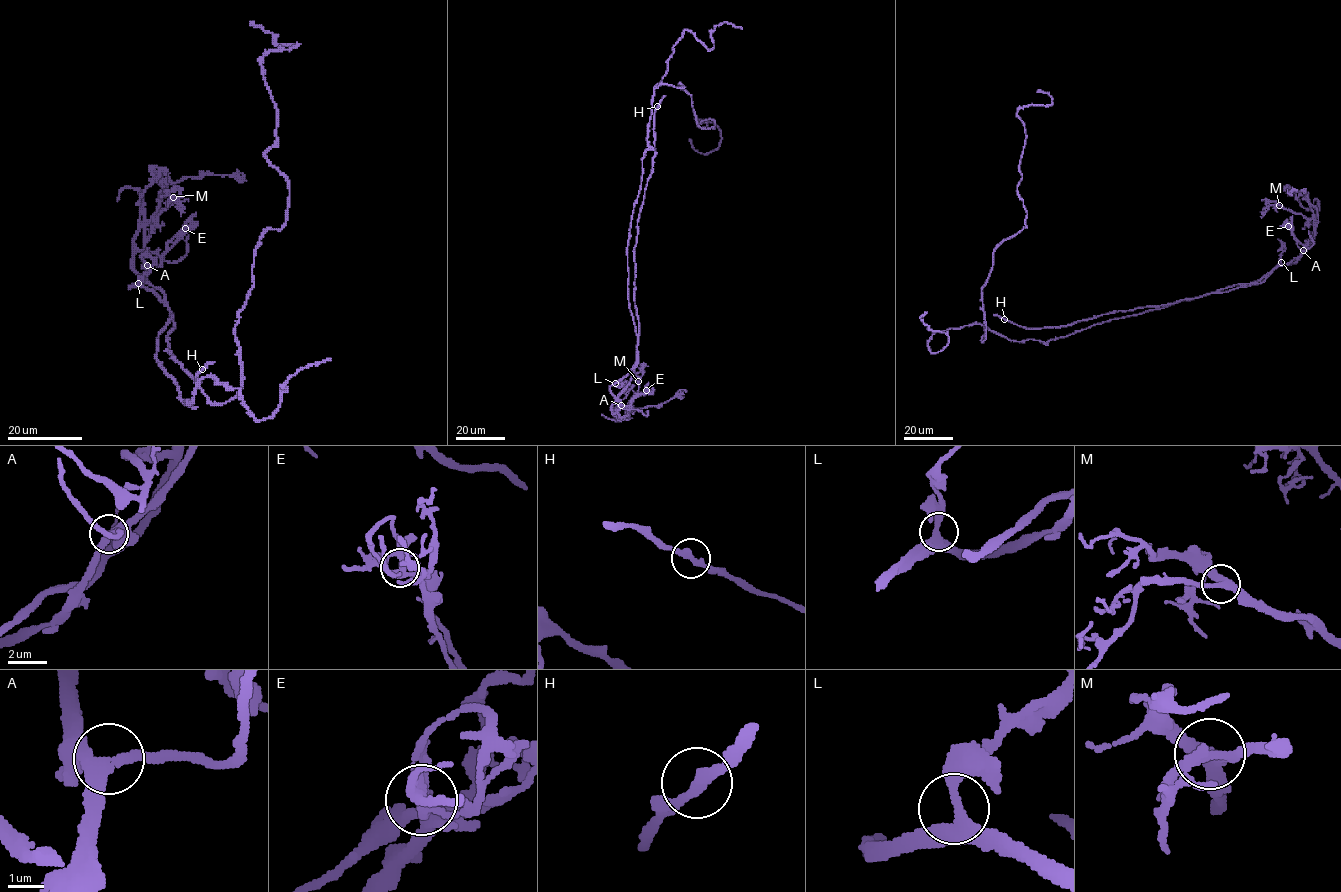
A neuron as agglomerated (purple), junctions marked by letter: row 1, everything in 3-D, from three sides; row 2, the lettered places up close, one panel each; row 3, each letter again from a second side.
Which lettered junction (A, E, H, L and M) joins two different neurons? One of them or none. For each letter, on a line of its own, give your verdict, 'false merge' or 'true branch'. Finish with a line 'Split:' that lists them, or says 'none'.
A: true branch
E: false merge
H: true branch
L: true branch
M: true branch
Split: E

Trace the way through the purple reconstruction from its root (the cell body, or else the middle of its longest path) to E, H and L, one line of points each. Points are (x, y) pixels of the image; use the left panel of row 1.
E: (179, 397), (156, 360), (158, 336), (172, 312), (162, 291), (143, 276), (185, 229)
H: (179, 397), (156, 360), (158, 336), (171, 316), (166, 350), (197, 384), (202, 369)
L: (179, 397), (176, 382), (156, 360), (158, 336), (172, 317), (170, 311), (154, 292), (138, 283)

